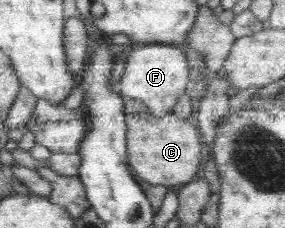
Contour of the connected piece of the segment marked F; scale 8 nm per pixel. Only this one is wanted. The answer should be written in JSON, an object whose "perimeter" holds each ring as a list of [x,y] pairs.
{"perimeter":[[[148,43],[137,45],[131,50],[125,63],[118,92],[124,98],[136,99],[149,106],[151,114],[161,118],[173,112],[178,99],[189,84],[189,66],[183,50],[167,43]]]}

